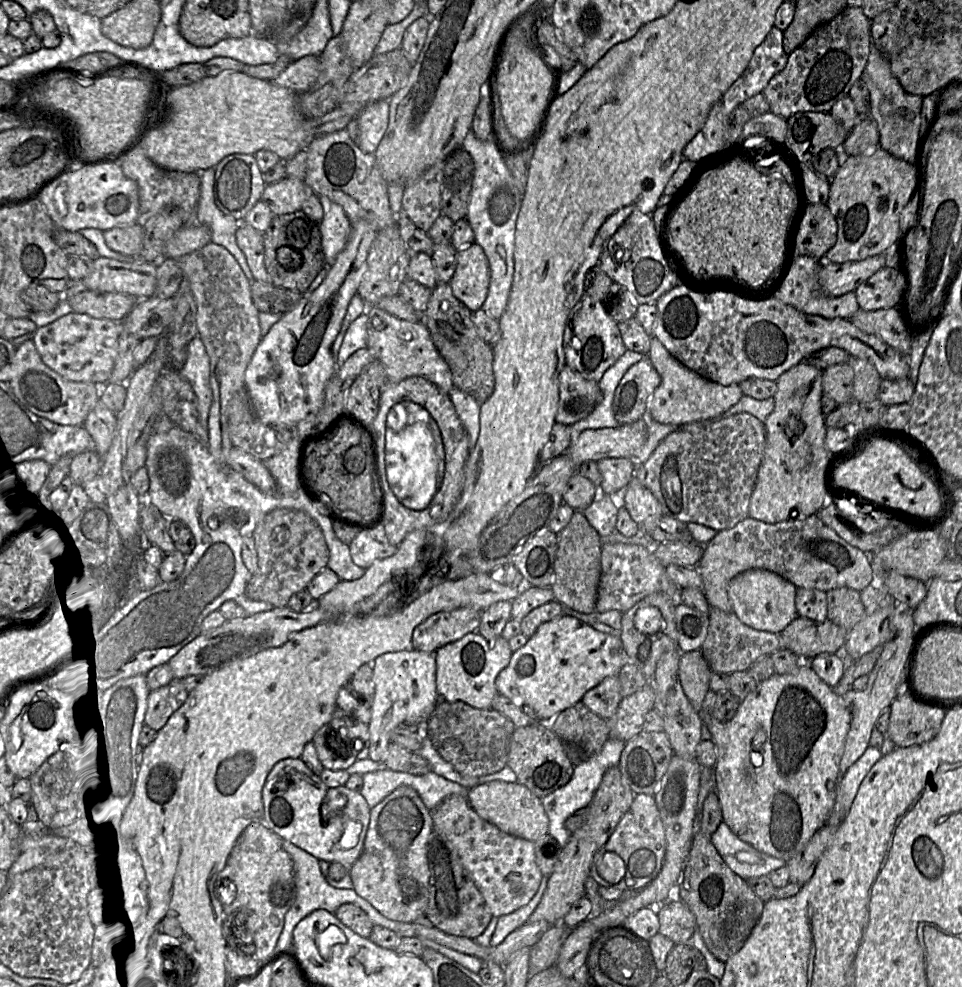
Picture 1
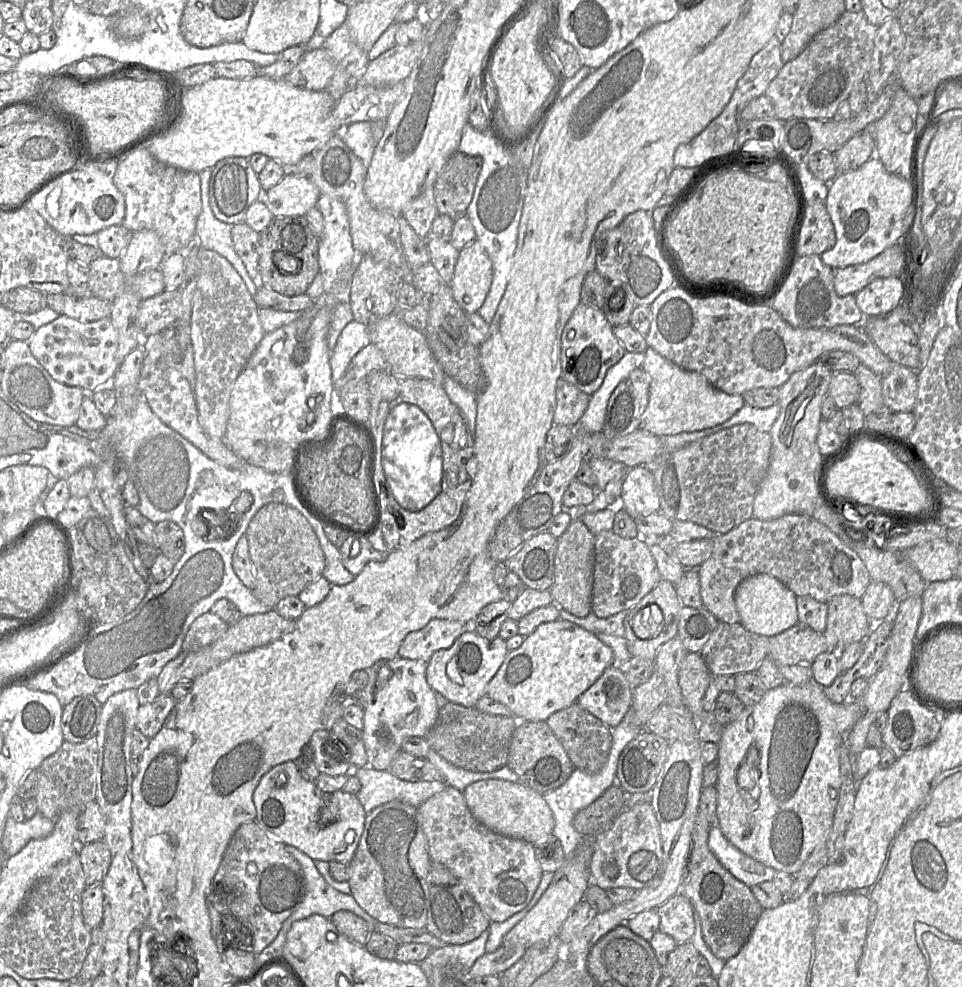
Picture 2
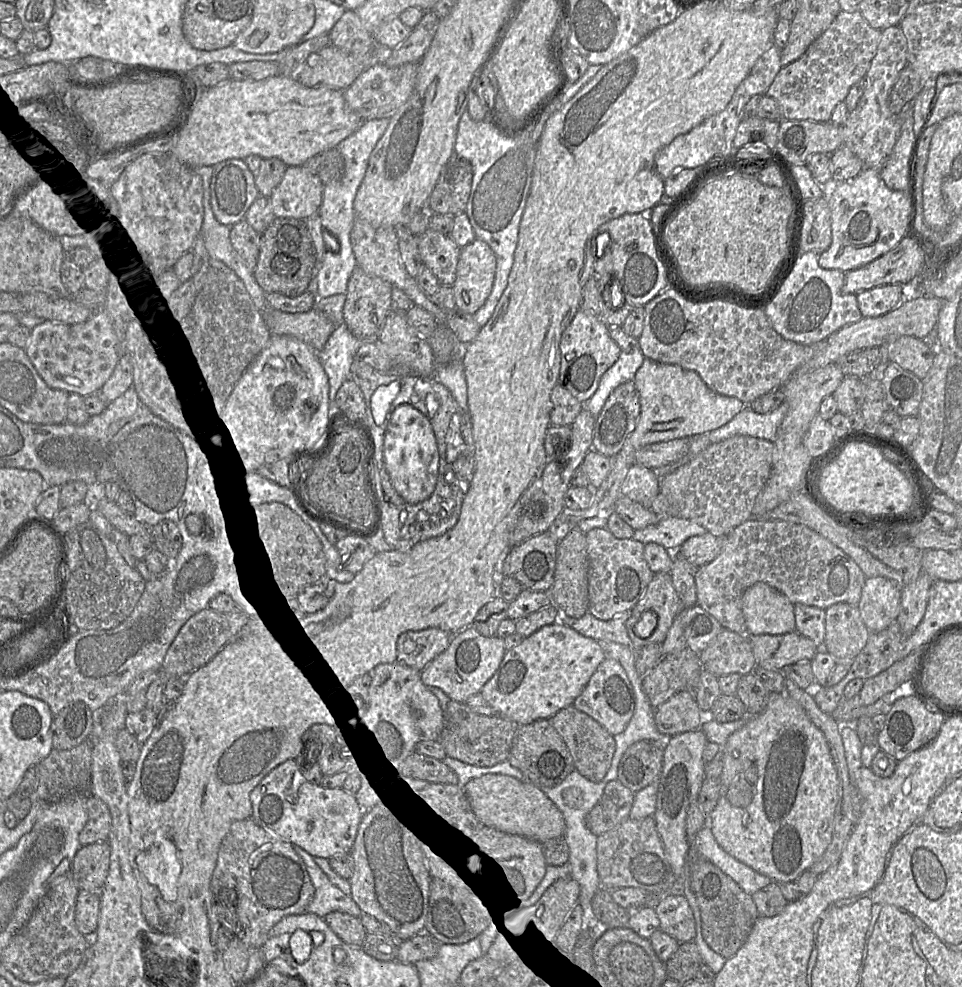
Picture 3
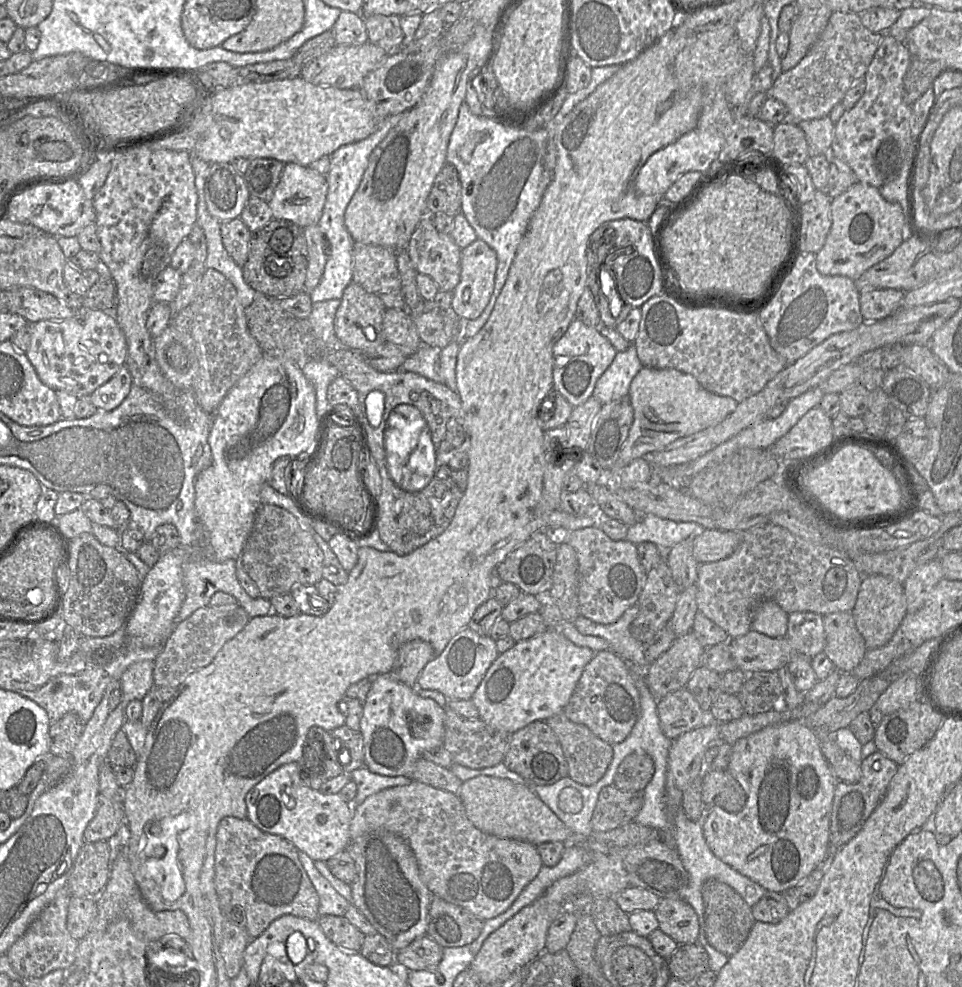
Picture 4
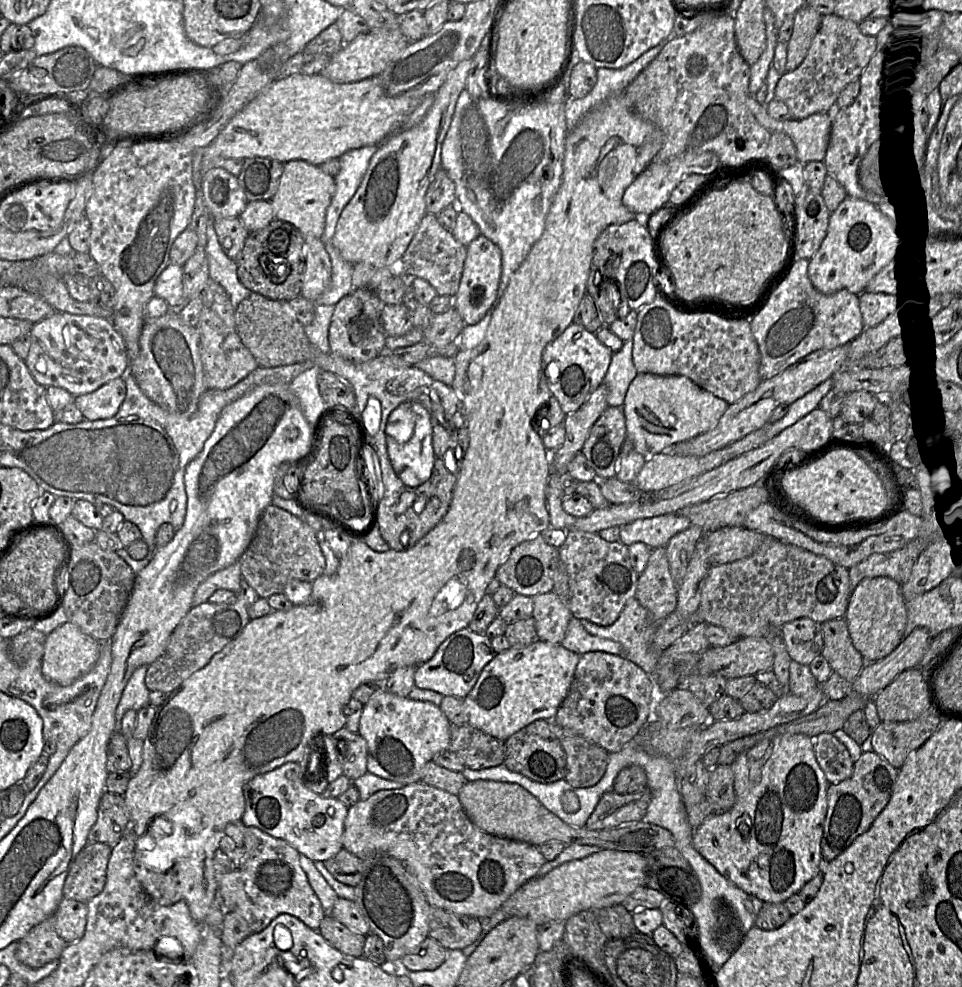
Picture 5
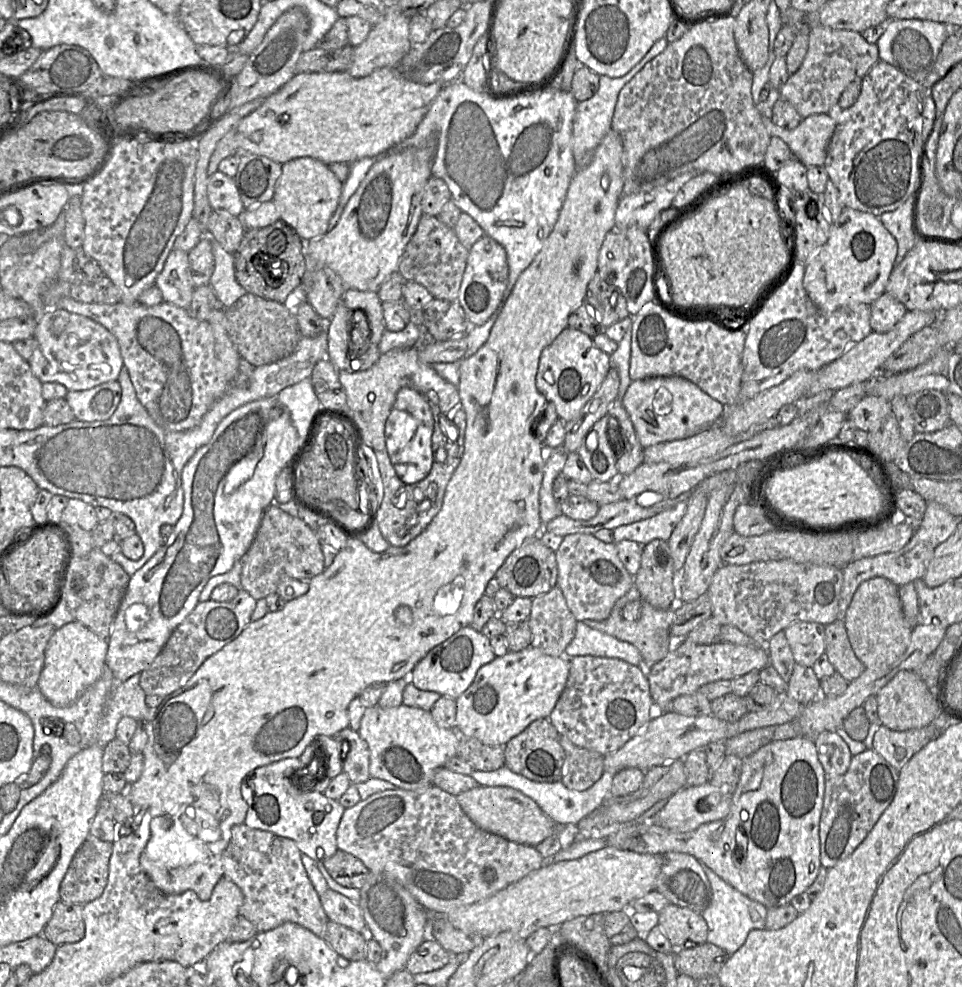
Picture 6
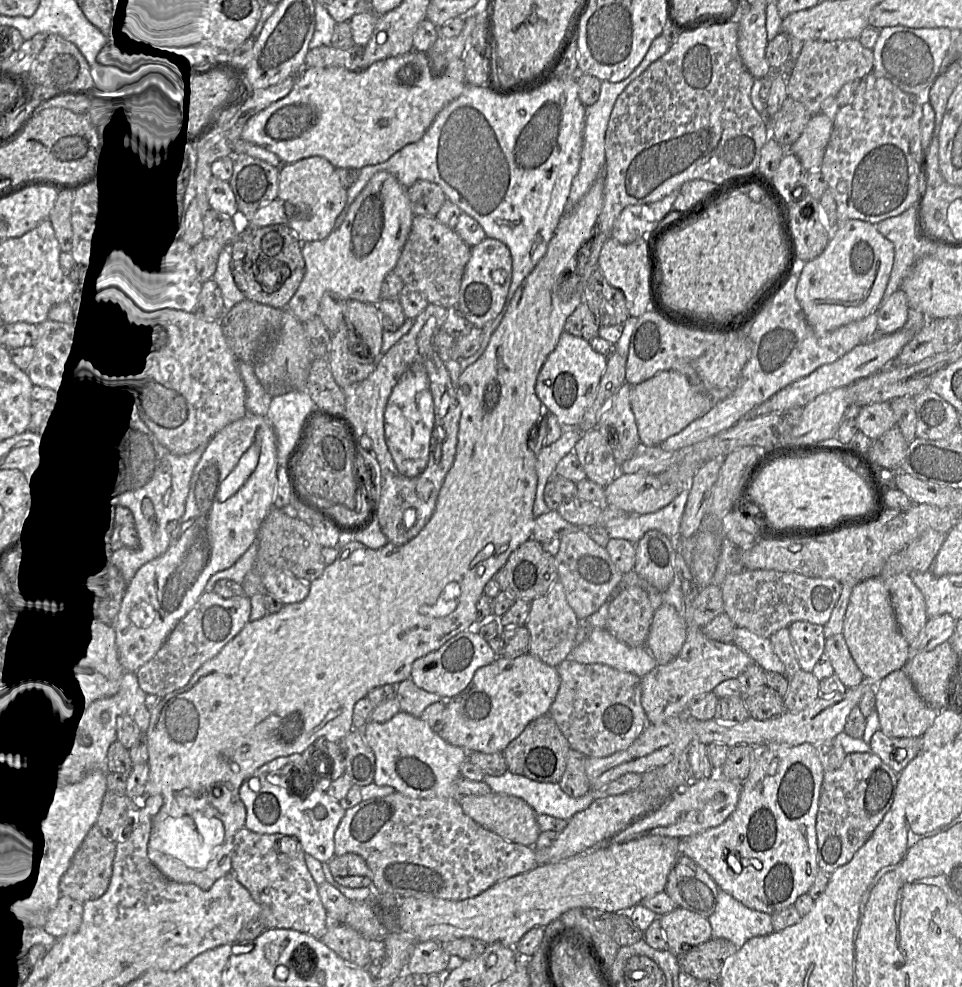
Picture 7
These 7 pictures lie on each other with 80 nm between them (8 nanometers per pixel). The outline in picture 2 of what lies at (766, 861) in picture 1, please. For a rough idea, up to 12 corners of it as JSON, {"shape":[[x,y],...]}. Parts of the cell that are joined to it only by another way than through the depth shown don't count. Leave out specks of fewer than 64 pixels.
{"shape":[[719,827],[708,847],[748,887],[773,881],[777,871],[741,852]]}

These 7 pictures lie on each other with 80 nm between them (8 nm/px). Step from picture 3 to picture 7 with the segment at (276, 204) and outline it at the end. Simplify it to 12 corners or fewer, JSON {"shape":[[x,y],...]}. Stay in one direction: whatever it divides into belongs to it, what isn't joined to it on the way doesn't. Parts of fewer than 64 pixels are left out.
{"shape":[[318,156],[280,167],[278,199],[301,243],[335,230],[347,189]]}

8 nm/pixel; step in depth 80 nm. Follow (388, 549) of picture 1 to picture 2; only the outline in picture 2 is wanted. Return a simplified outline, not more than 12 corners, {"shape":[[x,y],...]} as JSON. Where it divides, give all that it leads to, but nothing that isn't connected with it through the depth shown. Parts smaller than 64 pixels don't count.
{"shape":[[349,535],[339,551],[354,576],[368,562],[383,562],[388,553],[374,549],[368,537]]}

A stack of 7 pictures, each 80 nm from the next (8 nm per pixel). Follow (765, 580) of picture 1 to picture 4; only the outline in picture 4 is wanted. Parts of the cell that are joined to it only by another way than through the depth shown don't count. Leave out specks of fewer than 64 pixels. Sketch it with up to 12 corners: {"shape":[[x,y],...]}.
{"shape":[[775,601],[754,609],[751,630],[784,638],[788,614]]}

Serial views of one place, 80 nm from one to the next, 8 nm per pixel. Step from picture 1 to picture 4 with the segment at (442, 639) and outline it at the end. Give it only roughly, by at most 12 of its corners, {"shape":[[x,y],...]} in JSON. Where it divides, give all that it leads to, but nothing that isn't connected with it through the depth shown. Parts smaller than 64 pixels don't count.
{"shape":[[422,640],[402,644],[395,677],[409,687],[435,657]]}

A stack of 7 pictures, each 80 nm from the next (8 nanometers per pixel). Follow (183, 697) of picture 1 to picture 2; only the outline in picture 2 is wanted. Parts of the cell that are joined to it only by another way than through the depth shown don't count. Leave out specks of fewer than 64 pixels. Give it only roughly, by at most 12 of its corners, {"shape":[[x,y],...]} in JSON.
{"shape":[[160,694],[140,705],[136,729],[148,738],[161,729],[177,700]]}

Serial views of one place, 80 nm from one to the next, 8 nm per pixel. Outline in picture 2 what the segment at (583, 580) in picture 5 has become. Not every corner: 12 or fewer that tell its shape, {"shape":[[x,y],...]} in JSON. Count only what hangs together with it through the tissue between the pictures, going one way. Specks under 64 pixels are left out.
{"shape":[[595,535],[592,613],[638,604],[662,577],[649,546]]}

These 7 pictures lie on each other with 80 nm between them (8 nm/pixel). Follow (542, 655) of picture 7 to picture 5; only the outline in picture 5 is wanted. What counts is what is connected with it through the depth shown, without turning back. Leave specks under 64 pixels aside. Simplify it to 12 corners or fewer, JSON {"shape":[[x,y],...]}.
{"shape":[[552,591],[533,597],[537,639],[561,644],[570,619]]}

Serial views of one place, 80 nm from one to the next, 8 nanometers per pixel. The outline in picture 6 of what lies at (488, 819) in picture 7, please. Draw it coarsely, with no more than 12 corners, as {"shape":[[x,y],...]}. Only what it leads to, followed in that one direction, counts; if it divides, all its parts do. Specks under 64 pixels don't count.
{"shape":[[476,786],[456,799],[480,829],[536,846],[557,825],[511,787]]}

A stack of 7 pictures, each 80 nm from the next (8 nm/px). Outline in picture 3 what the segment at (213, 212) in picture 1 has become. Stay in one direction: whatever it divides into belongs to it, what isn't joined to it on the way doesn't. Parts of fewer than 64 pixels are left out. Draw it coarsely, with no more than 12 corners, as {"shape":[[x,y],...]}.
{"shape":[[212,166],[194,167],[203,189],[200,237],[211,259],[242,280],[255,306],[266,308],[259,286],[217,221],[210,204]]}

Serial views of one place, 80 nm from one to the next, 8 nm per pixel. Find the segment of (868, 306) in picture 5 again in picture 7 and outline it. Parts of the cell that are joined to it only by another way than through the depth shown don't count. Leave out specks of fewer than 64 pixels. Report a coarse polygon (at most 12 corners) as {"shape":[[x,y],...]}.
{"shape":[[899,289],[876,310],[879,334],[907,322],[907,297]]}

